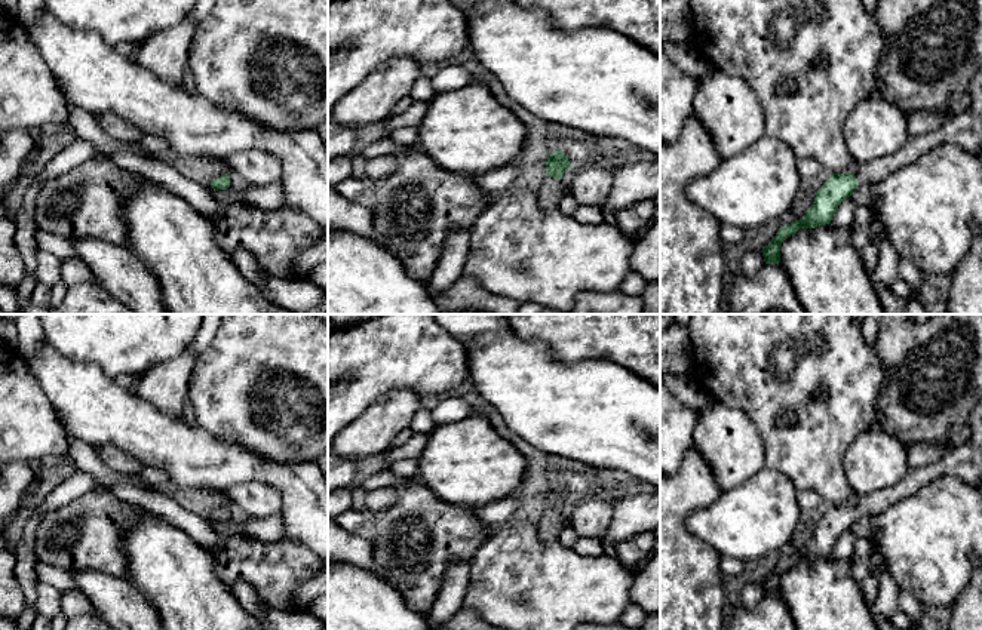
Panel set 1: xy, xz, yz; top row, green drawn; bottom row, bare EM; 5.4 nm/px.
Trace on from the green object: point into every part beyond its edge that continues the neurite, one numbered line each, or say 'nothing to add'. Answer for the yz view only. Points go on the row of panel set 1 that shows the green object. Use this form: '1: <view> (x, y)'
1: yz (964, 129)

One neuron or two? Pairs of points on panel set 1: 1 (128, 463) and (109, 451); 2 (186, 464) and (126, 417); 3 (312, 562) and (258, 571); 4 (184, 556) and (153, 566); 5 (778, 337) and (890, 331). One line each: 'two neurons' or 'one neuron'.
1: one neuron
2: one neuron
3: one neuron
4: one neuron
5: two neurons

